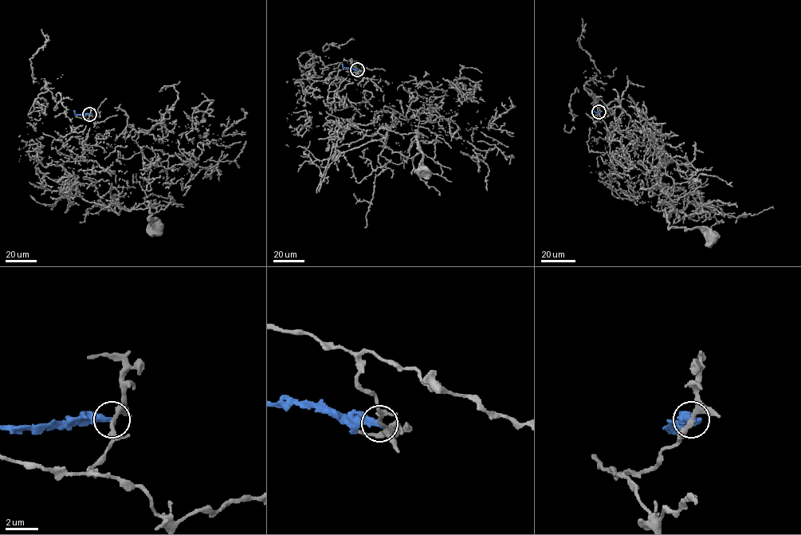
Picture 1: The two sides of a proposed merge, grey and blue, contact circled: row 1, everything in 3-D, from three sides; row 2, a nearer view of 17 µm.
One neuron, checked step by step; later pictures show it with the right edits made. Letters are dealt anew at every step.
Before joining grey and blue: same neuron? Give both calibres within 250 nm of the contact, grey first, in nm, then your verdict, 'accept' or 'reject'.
calibres 280 and 400 nm; reject

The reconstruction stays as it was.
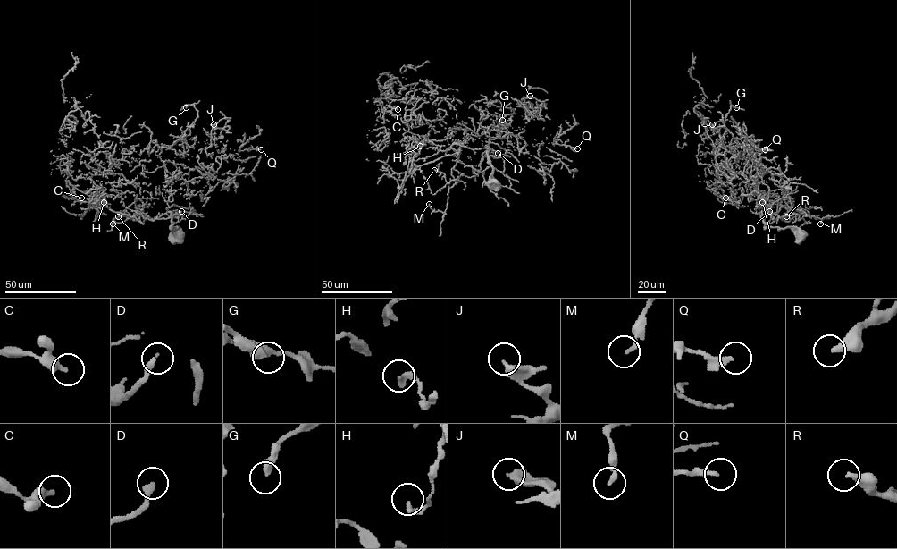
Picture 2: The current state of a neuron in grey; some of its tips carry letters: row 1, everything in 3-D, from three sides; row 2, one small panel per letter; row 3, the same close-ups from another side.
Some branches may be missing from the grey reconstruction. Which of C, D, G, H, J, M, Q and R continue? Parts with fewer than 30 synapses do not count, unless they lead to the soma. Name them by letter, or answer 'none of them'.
D, R

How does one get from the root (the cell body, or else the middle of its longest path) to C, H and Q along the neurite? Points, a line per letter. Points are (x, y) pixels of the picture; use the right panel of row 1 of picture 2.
C: (799, 233), (765, 227), (760, 213), (771, 216), (782, 205), (789, 221), (721, 202), (707, 189), (725, 198)
H: (799, 233), (765, 227), (762, 211), (771, 216), (782, 205), (792, 213), (785, 221), (758, 193), (762, 202)
Q: (799, 233), (763, 220), (791, 193), (748, 200), (746, 176), (781, 179), (765, 149)

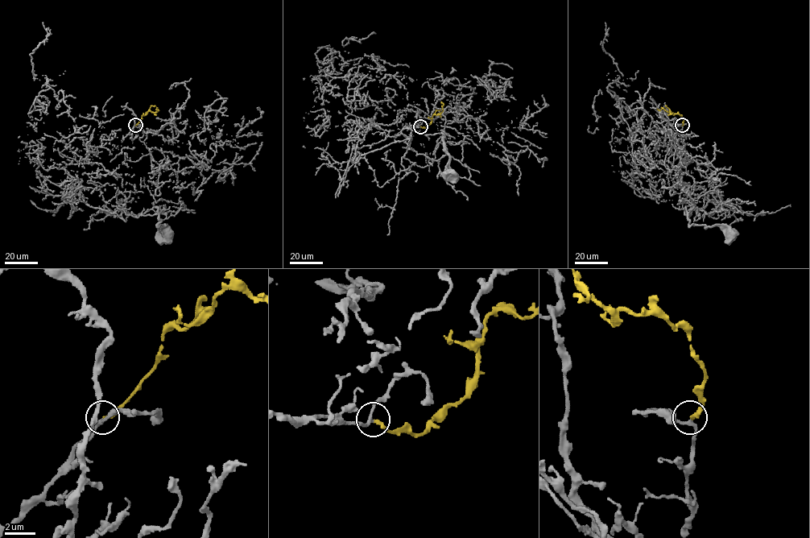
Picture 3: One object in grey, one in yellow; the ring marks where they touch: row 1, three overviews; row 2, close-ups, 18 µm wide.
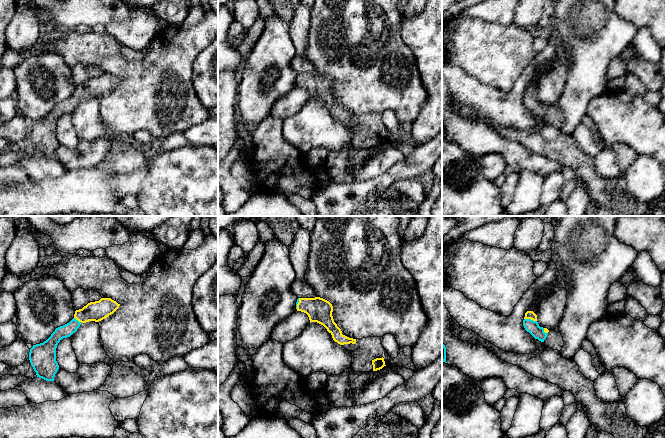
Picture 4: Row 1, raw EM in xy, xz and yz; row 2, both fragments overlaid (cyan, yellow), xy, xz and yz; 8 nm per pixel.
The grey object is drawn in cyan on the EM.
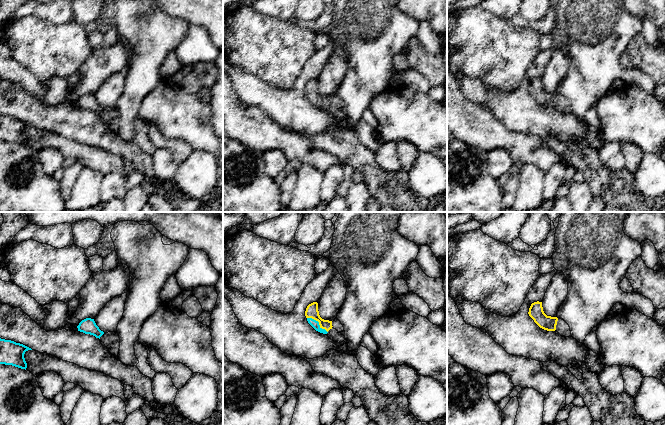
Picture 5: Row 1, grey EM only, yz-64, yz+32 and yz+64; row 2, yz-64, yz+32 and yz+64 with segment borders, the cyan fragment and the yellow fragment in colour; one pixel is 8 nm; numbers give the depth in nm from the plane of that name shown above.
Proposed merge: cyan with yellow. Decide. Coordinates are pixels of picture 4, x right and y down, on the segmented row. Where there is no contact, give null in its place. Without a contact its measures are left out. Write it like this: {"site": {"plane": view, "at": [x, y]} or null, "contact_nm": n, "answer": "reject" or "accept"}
{"site": {"plane": "yz", "at": [530, 319]}, "contact_nm": 110, "answer": "accept"}

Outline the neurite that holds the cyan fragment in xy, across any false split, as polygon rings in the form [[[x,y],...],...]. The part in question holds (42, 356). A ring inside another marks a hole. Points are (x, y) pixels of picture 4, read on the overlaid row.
[[[101,298],[99,301],[90,302],[82,309],[76,310],[74,318],[69,323],[56,328],[46,341],[33,345],[29,352],[29,360],[37,377],[54,381],[59,369],[56,361],[58,343],[75,333],[82,323],[99,322],[113,314],[119,306],[120,304],[111,298]]]

